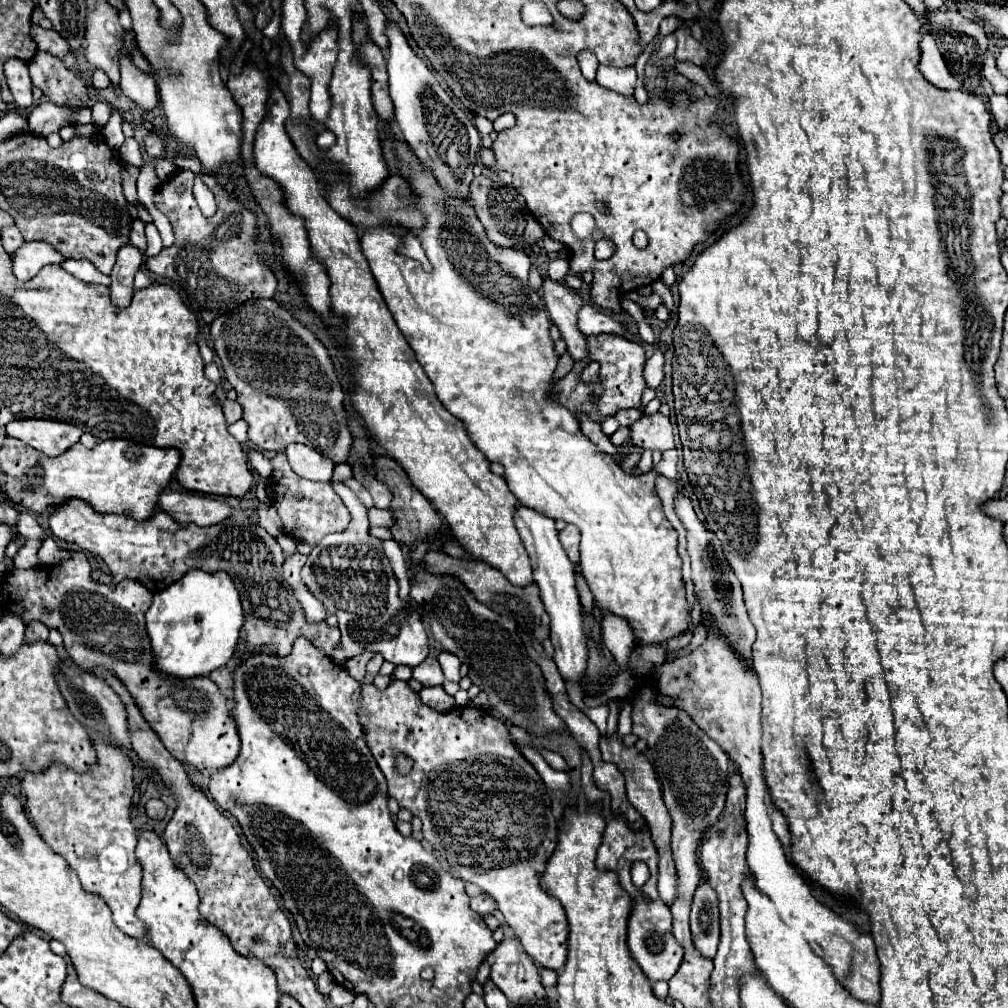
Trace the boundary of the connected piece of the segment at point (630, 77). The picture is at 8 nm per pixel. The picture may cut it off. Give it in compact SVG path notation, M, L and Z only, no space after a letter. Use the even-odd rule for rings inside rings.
M600 64L598 74L596 74L596 82L600 86L606 86L606 88L616 90L616 92L626 94L626 96L630 96L634 92L636 80L637 73L635 66L616 68Z

